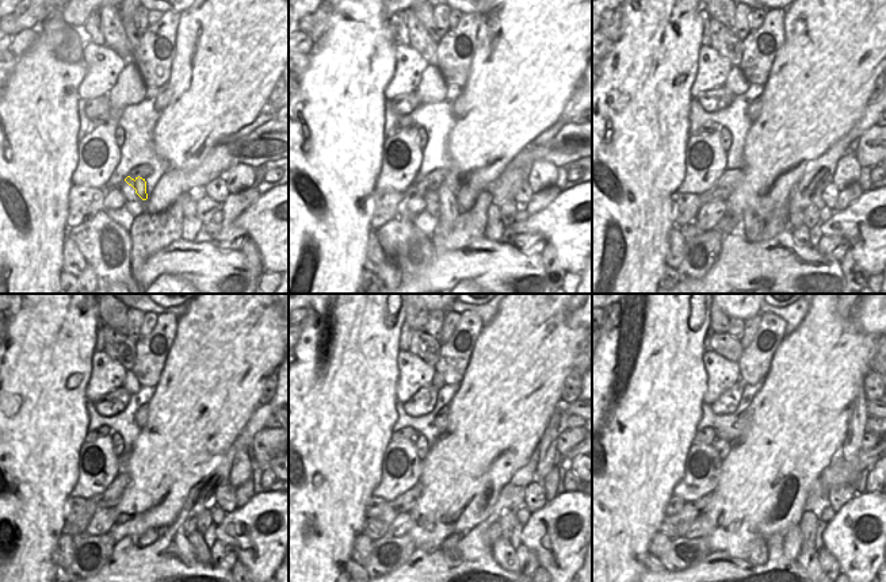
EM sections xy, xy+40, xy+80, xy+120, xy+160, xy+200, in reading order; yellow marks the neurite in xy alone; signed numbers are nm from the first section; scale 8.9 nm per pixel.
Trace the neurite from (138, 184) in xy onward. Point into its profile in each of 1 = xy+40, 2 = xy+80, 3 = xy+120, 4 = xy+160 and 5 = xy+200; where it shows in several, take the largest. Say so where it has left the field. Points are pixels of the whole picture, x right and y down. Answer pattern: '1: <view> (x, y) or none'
1: xy+40 (449, 210)
2: xy+80 (753, 224)
3: xy+120 (152, 535)
4: xy+160 (451, 542)
5: xy+200 (759, 552)

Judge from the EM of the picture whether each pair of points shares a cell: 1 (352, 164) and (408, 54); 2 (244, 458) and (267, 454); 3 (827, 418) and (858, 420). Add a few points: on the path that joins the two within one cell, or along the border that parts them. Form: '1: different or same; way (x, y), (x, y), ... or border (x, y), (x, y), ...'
1: different; border (396, 68), (385, 88), (385, 99)
2: different; border (254, 441), (252, 459)
3: different; border (859, 390), (854, 399), (846, 437), (840, 445)

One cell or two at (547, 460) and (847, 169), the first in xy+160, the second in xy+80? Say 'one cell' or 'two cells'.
one cell

